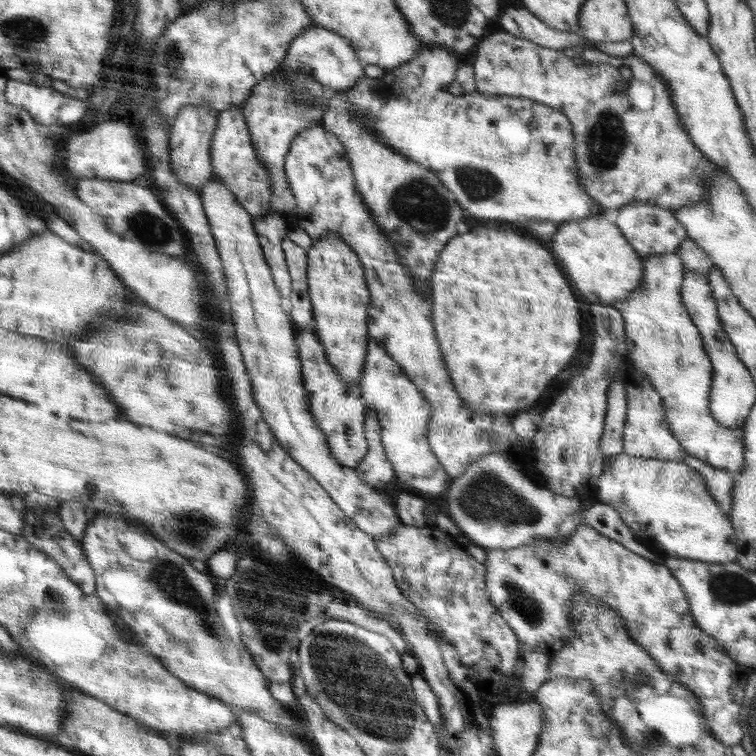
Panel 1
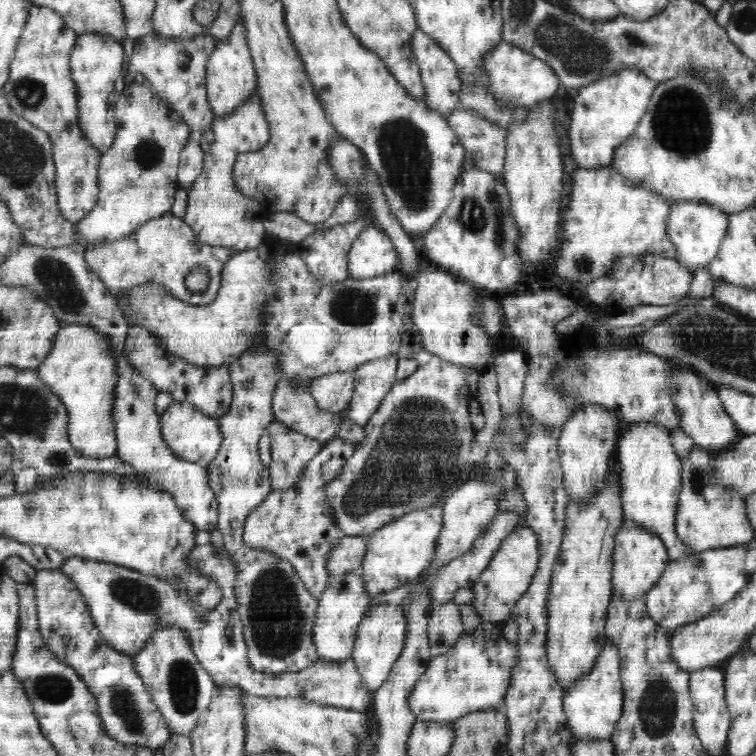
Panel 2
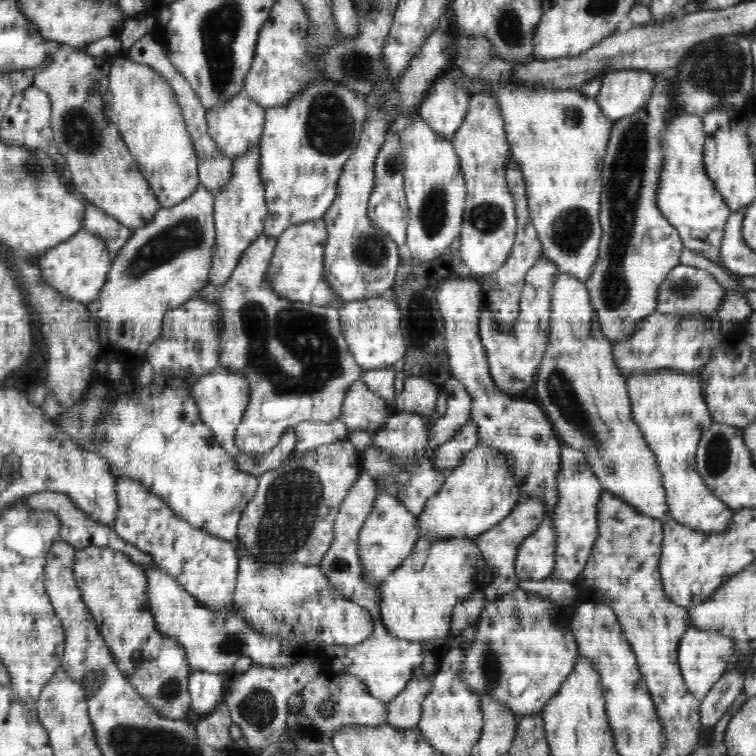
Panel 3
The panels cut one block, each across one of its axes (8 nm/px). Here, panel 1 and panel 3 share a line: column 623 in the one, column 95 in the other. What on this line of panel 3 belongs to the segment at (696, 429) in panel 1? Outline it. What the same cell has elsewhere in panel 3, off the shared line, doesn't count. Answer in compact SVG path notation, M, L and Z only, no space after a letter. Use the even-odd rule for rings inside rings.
M199 185L186 200L172 207L161 207L150 224L133 230L130 240L113 257L102 292L96 300L86 303L92 317L98 321L98 361L120 362L130 374L145 360L148 345L160 336L165 312L196 297L201 289L210 287L212 250L216 242L214 222L214 192Z

